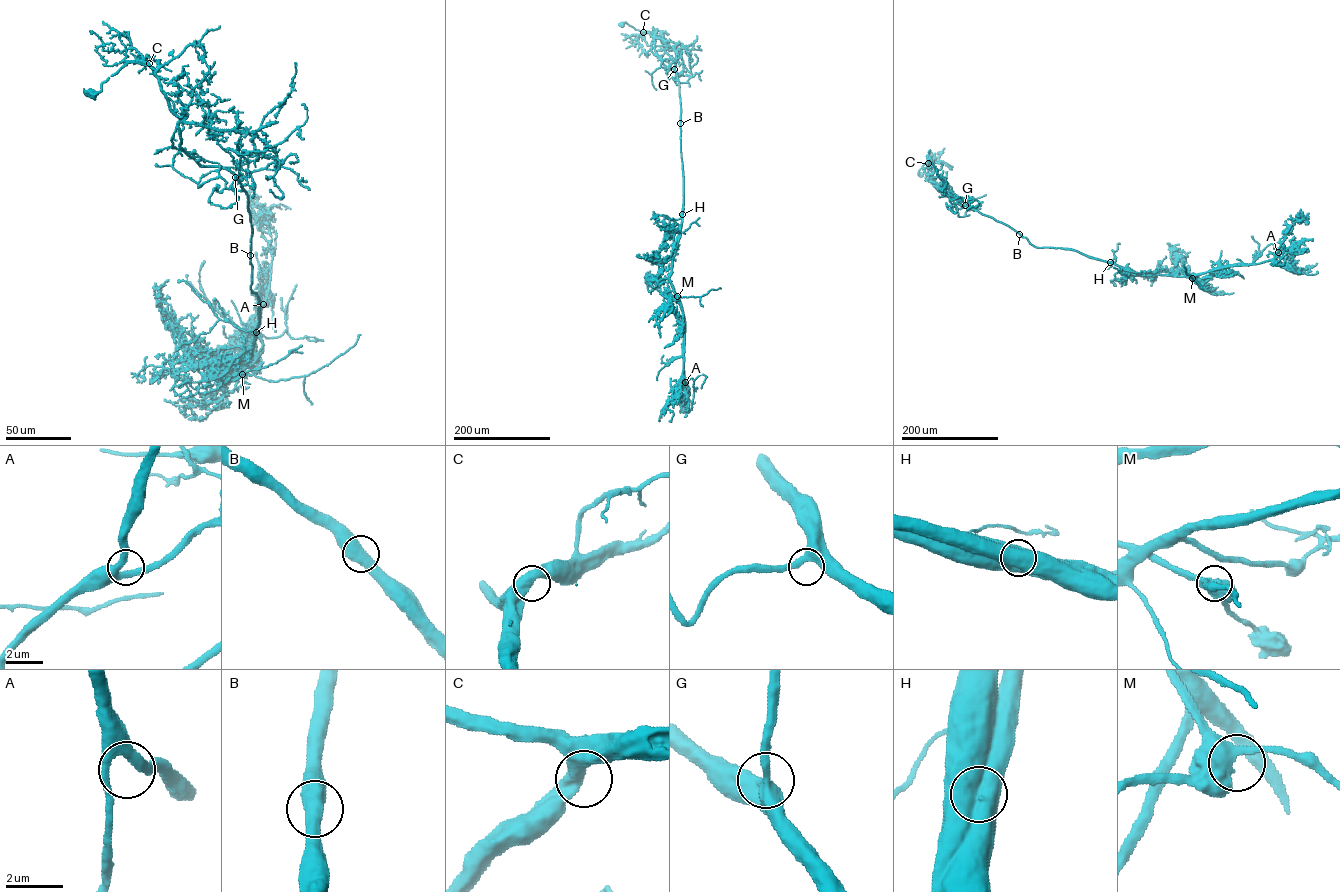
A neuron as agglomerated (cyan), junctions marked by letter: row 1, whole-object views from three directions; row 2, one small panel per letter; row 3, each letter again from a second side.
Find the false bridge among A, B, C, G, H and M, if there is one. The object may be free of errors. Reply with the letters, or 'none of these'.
H

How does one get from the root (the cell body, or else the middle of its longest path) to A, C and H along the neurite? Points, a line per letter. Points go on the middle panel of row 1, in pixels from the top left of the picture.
A: (622, 24), (654, 38), (655, 51), (675, 70), (679, 83), (683, 209), (669, 279), (685, 320), (685, 382)
C: (622, 24), (625, 22), (643, 32)
H: (622, 24), (625, 22), (653, 36), (661, 61), (676, 73), (681, 106), (682, 214)

